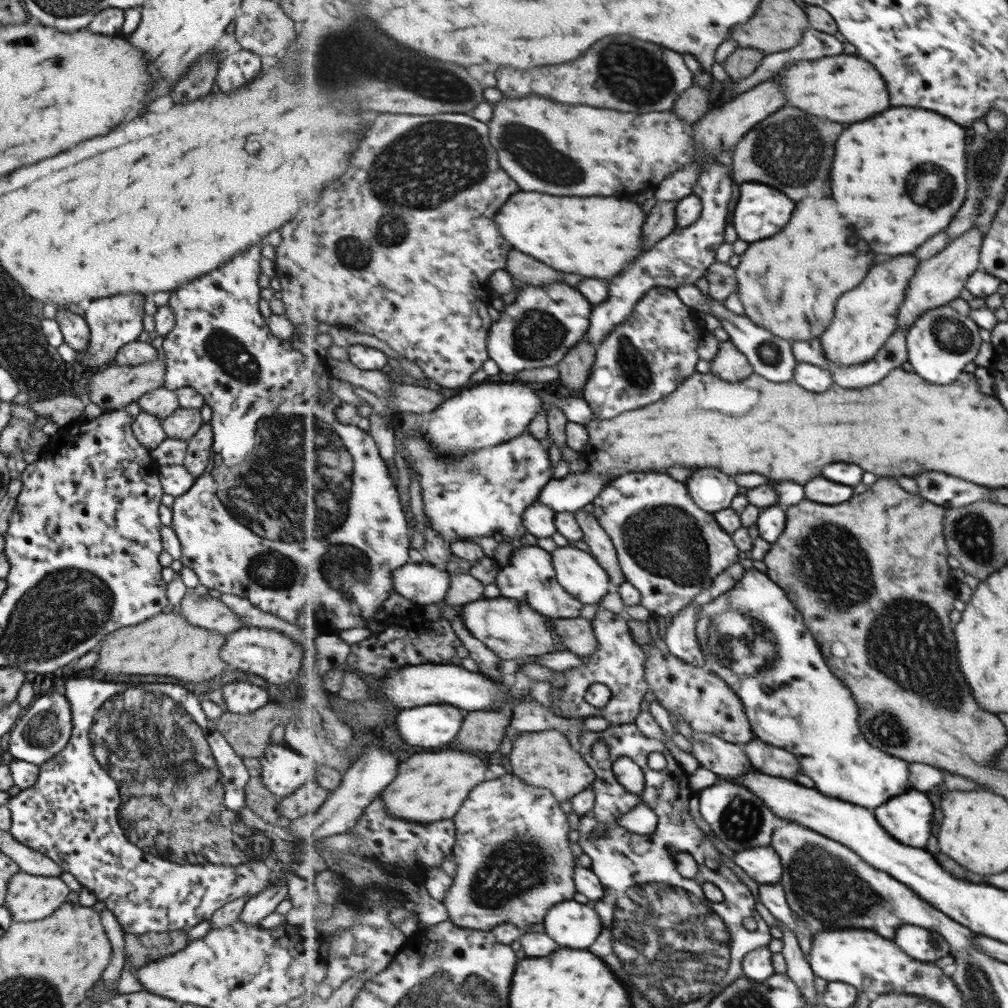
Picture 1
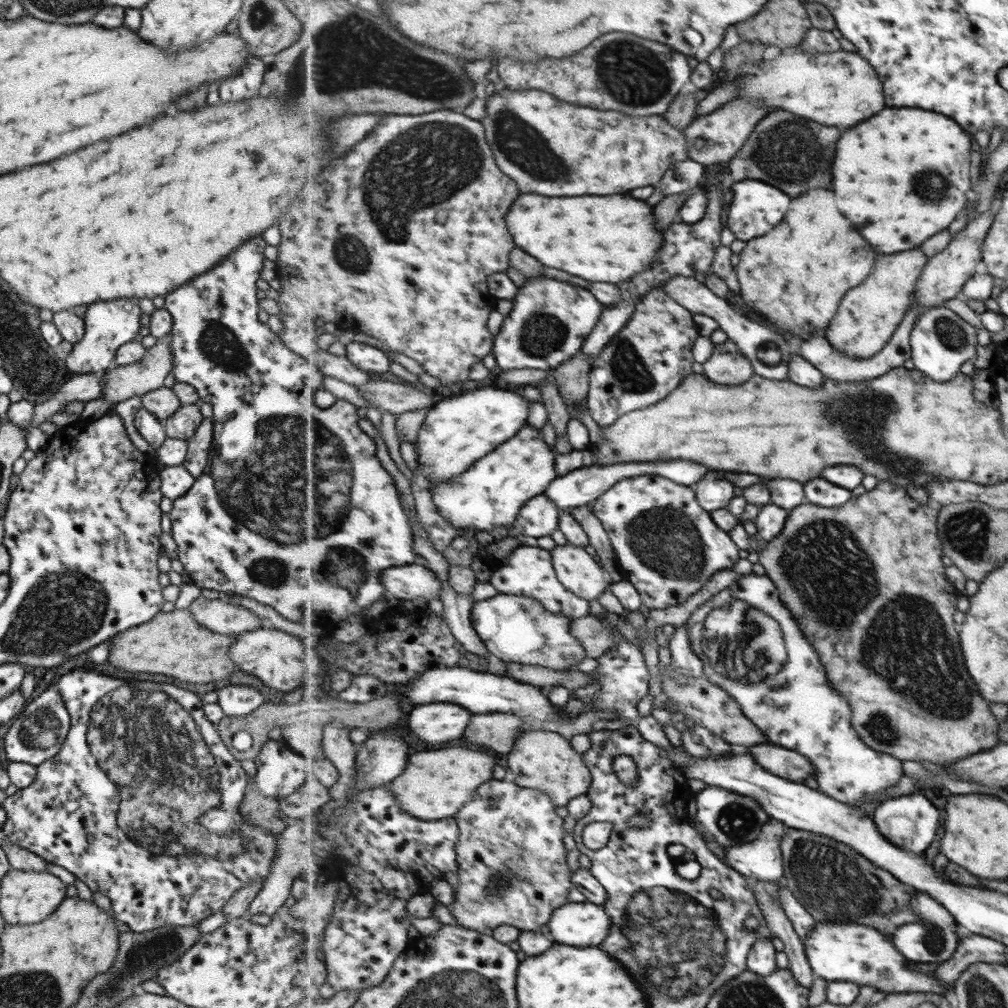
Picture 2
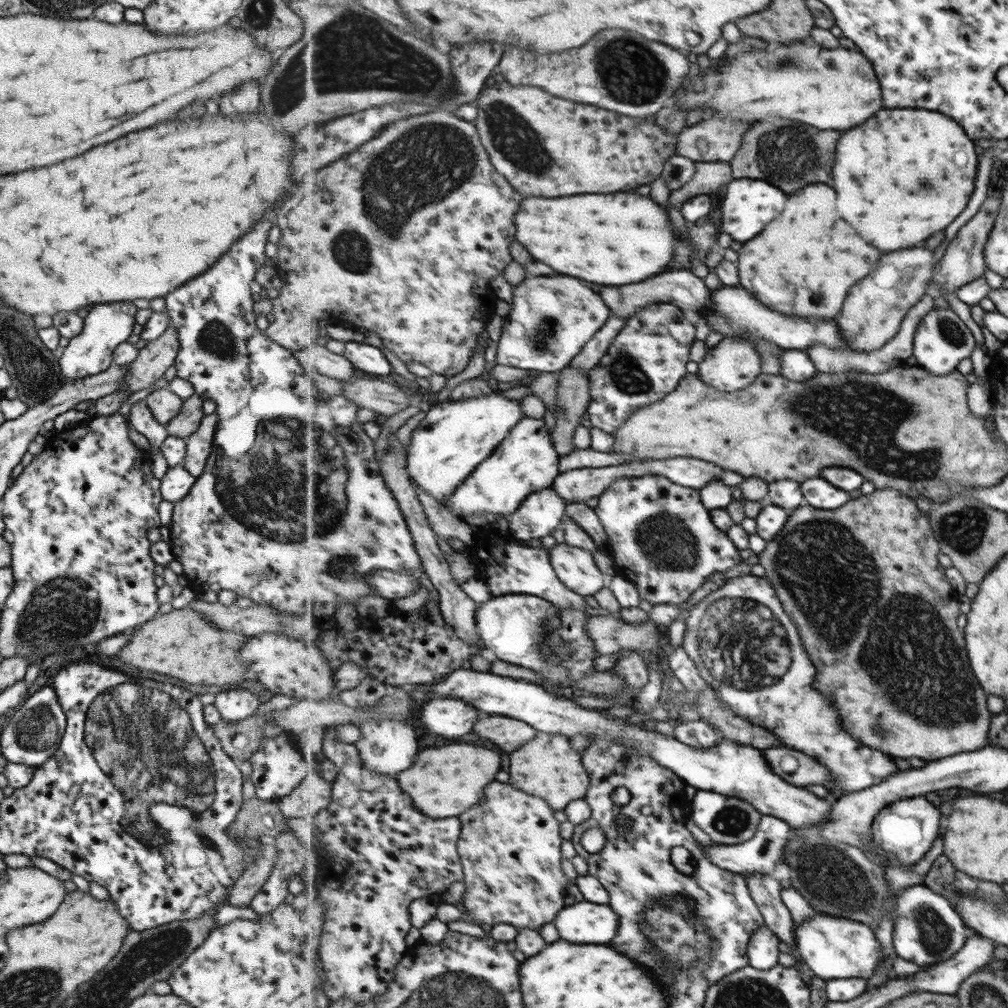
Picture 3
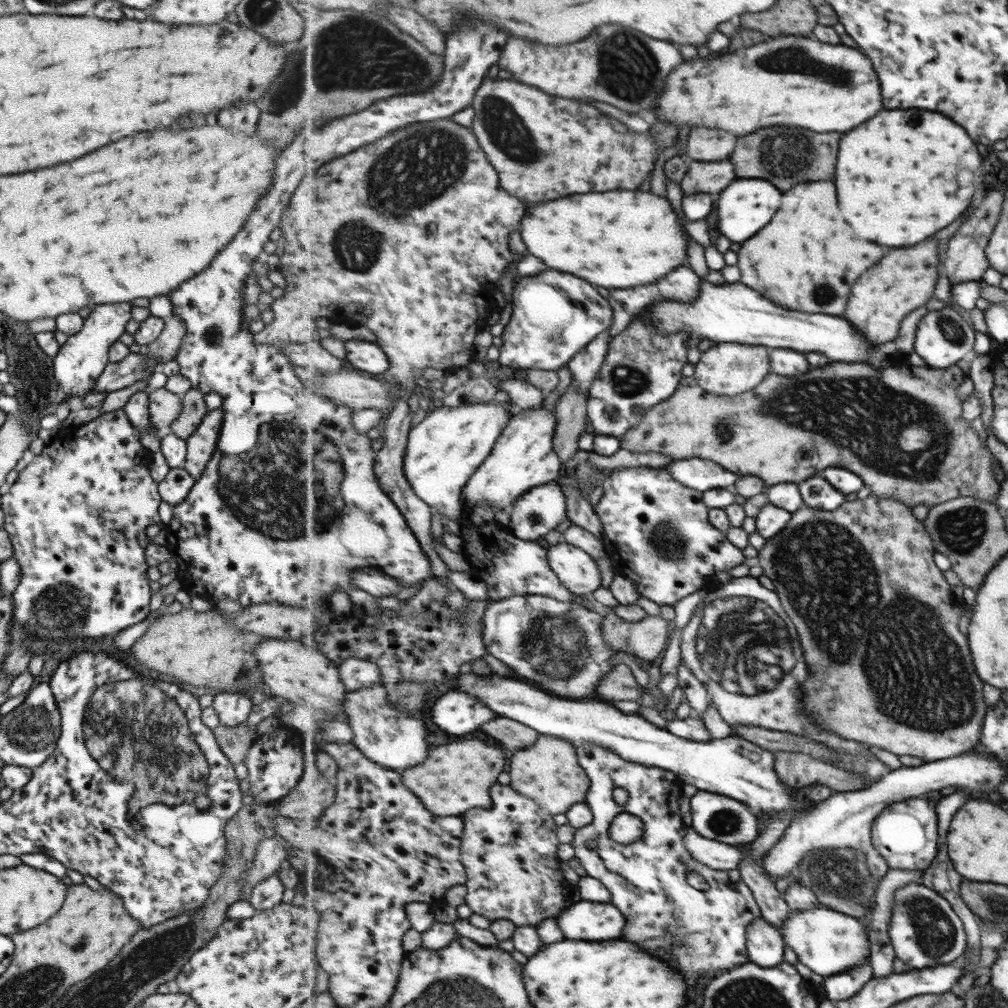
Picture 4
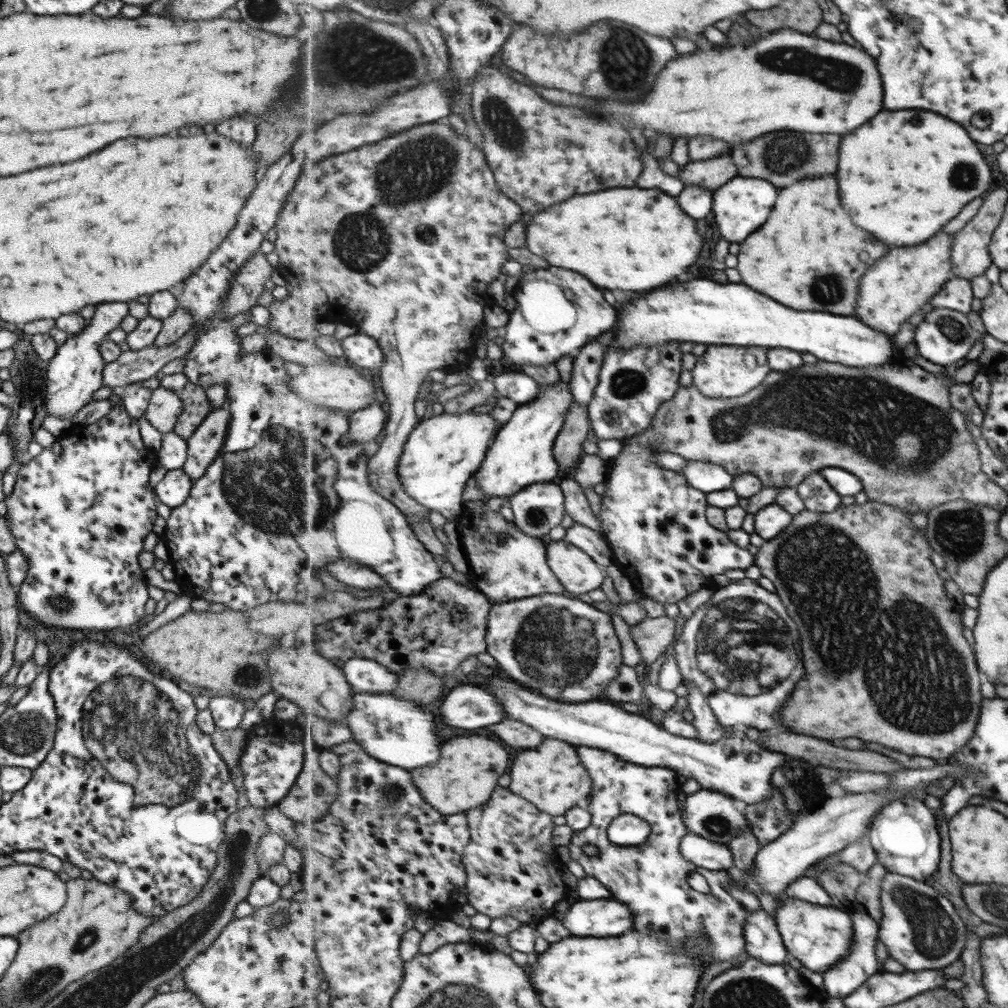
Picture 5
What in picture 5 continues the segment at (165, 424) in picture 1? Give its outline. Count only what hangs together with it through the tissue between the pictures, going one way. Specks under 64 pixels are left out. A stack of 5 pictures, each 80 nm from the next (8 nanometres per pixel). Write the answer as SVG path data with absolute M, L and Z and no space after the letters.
M187 381L176 393L181 399L182 411L173 426L173 433L187 441L211 410L204 389Z

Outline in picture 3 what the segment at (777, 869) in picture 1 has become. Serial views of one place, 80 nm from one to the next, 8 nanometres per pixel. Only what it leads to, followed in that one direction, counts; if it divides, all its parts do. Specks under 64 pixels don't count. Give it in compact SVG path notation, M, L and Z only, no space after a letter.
M763 815L758 831L751 840L735 845L713 843L710 847L704 848L704 853L713 864L734 873L744 876L751 873L771 874L779 864L783 863L784 849L789 843L792 829L792 826L782 818Z

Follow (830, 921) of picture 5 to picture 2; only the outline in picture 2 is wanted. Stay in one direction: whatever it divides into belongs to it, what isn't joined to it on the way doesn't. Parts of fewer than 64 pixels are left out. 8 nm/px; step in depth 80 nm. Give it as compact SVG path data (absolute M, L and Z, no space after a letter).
M816 923L815 928L809 932L809 938L805 940L804 946L814 974L827 982L856 982L861 986L874 986L877 990L887 993L911 993L915 988L915 992L947 994L941 982L913 969L914 963L907 960L899 950L895 950L895 946L875 928L861 926L861 924Z

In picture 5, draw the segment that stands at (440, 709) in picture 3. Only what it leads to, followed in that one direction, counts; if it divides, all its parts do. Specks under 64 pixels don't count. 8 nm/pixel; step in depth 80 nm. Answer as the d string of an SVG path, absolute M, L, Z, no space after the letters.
M458 685L443 700L443 708L439 712L443 716L439 720L445 720L445 724L453 728L461 728L461 730L479 730L479 728L499 724L508 714L503 704L499 702L499 698L493 696L489 689L481 685Z

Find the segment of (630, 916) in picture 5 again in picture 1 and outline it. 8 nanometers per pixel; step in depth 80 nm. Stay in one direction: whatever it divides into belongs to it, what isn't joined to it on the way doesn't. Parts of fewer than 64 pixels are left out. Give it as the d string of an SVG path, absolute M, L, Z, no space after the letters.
M561 902L549 910L543 922L545 933L567 948L589 948L601 937L603 922L593 903Z

